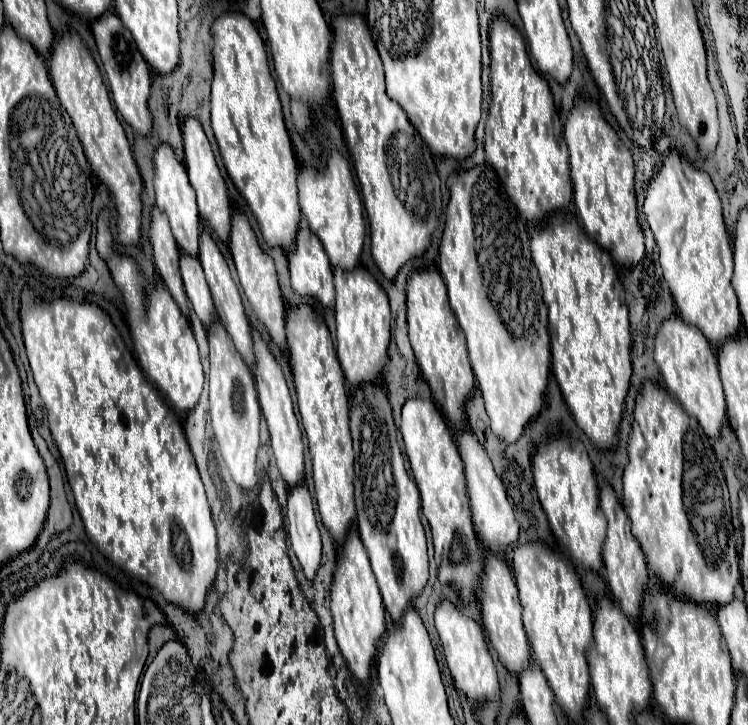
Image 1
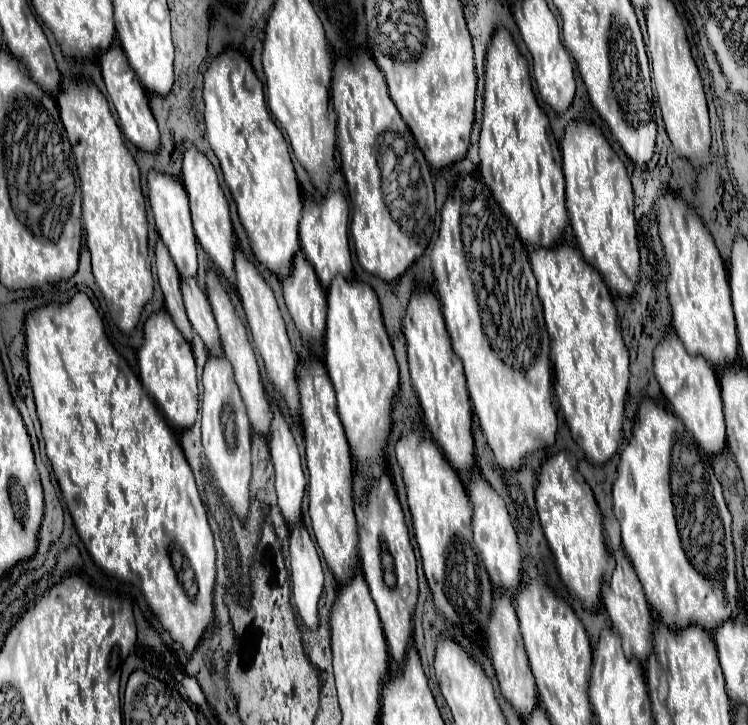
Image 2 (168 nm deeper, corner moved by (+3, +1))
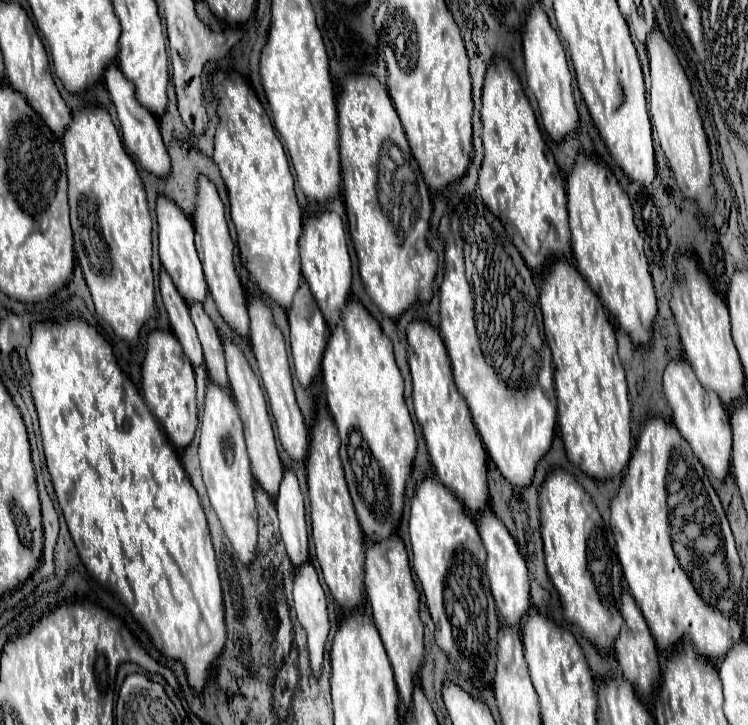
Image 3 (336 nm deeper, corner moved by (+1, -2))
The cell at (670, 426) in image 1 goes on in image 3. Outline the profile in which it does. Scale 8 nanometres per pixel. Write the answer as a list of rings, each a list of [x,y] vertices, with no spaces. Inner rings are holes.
[[[650,417],[646,421],[638,437],[638,447],[634,449],[628,463],[622,487],[612,499],[610,527],[616,539],[624,579],[658,647],[668,649],[670,645],[678,645],[678,641],[682,641],[684,637],[690,637],[700,655],[708,659],[720,659],[732,647],[730,625],[726,623],[728,617],[704,603],[690,577],[680,567],[672,549],[666,475],[670,455],[678,451],[678,447],[686,447],[686,443],[682,443],[682,435],[672,423],[664,421],[662,417]]]

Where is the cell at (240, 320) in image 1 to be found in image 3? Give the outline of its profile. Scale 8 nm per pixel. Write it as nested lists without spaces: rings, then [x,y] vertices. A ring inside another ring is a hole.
[[[224,339],[224,353],[226,353],[226,365],[228,365],[228,379],[230,379],[230,389],[234,395],[234,401],[238,405],[242,423],[244,423],[244,437],[246,437],[246,447],[248,447],[248,455],[252,461],[252,473],[254,479],[274,497],[278,493],[284,469],[278,457],[278,449],[276,449],[276,435],[272,429],[272,421],[268,415],[268,403],[264,397],[264,391],[248,363],[248,359],[244,357],[242,349],[238,345],[234,345],[230,339]]]

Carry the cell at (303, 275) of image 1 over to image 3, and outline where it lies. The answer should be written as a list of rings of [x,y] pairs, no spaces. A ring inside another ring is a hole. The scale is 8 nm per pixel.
[[[306,283],[300,285],[300,289],[296,293],[296,299],[294,299],[292,307],[288,309],[288,321],[290,321],[290,345],[292,345],[296,375],[302,383],[302,387],[306,387],[320,373],[322,351],[324,351],[326,339],[328,339],[326,321],[322,319],[322,311],[318,311],[318,305],[314,303],[314,299],[310,299],[310,287],[306,287]]]

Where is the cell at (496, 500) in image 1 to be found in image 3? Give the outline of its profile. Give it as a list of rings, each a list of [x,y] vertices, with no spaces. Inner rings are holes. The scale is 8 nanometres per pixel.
[[[486,507],[478,515],[478,533],[480,533],[482,543],[486,547],[486,553],[488,553],[486,575],[490,579],[490,591],[494,595],[496,607],[508,625],[518,625],[522,615],[530,611],[530,579],[528,579],[526,561],[520,555],[518,543],[510,535],[508,527],[496,517],[496,513],[490,507]]]

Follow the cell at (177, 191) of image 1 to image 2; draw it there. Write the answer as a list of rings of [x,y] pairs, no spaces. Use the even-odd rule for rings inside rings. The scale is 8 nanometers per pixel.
[[[152,170],[148,174],[148,200],[150,200],[150,206],[152,206],[152,212],[154,212],[154,218],[156,218],[156,228],[158,228],[158,234],[162,238],[162,242],[166,244],[176,268],[178,268],[178,274],[182,278],[196,278],[196,270],[198,270],[198,260],[196,260],[196,236],[194,236],[194,230],[192,230],[192,220],[190,220],[190,208],[188,208],[188,196],[184,192],[184,186],[174,180],[172,176],[166,176],[166,174],[160,174],[156,170]]]

